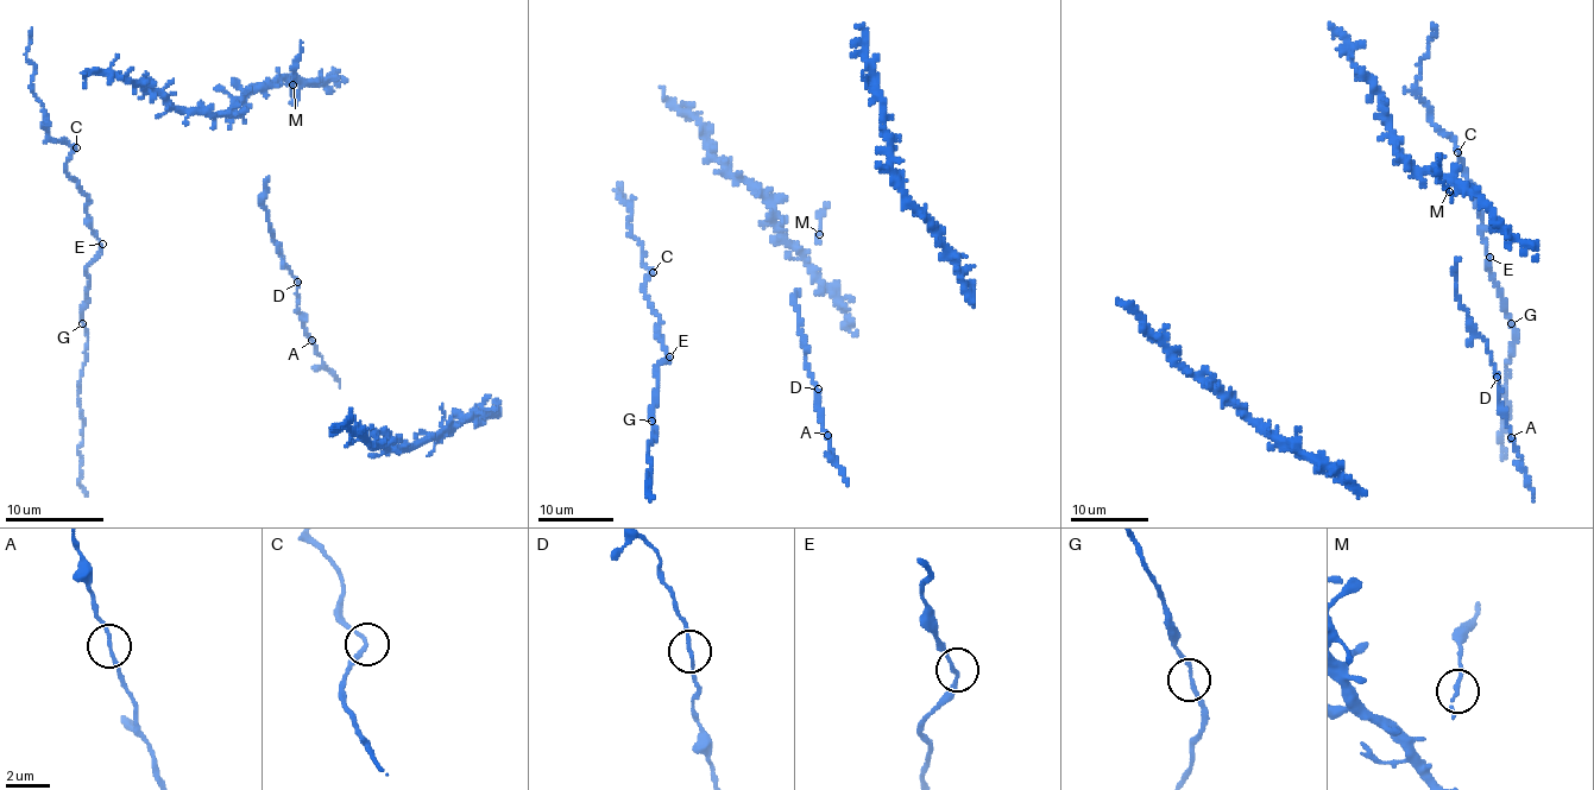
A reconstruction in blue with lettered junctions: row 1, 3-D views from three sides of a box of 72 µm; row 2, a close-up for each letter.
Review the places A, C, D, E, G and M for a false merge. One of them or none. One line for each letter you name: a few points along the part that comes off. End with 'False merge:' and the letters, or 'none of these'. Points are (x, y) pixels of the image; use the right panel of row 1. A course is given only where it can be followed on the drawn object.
False merge: none of these

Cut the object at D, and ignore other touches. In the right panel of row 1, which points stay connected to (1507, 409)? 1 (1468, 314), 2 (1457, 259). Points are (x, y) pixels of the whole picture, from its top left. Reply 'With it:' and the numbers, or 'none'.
With it: none

